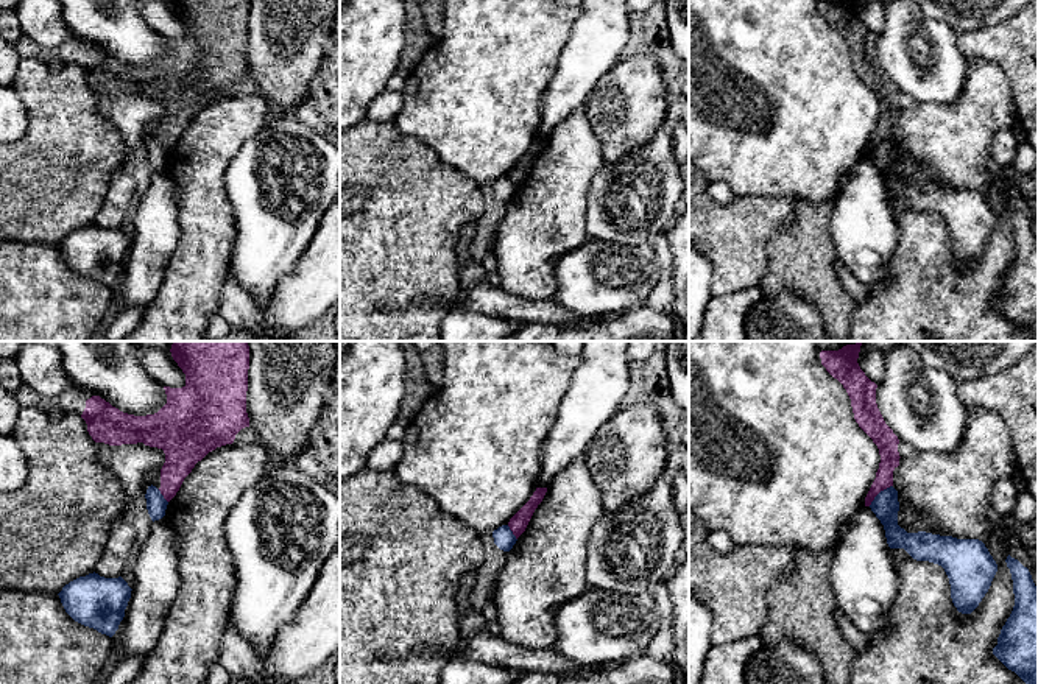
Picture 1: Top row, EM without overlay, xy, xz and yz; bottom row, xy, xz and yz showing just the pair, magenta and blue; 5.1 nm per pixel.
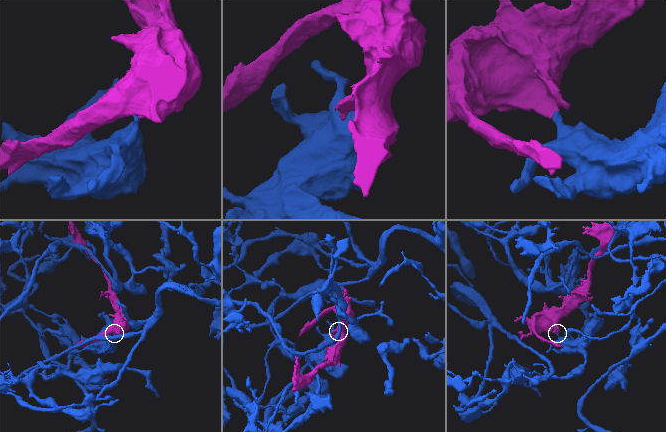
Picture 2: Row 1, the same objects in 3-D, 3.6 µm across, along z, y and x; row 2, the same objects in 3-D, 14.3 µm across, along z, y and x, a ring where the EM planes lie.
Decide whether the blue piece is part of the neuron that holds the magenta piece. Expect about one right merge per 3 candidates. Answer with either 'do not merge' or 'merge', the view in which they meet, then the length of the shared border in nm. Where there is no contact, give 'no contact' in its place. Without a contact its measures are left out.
do not merge; meets magenta in yz; contact 170 nm long

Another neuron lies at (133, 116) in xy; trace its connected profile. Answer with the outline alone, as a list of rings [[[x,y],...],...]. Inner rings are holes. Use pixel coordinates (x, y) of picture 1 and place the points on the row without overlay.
[[[95,93],[95,97],[100,114],[117,126],[126,145],[126,168],[134,151],[145,148],[147,140],[151,137],[151,126],[161,123],[165,104],[162,100],[143,93],[122,97]]]

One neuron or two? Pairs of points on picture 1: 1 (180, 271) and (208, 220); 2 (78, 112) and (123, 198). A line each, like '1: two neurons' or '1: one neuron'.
1: one neuron
2: two neurons

